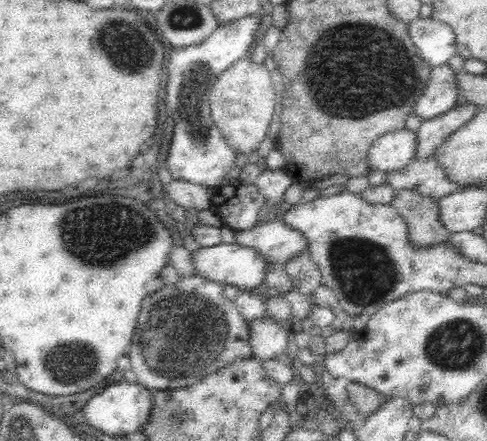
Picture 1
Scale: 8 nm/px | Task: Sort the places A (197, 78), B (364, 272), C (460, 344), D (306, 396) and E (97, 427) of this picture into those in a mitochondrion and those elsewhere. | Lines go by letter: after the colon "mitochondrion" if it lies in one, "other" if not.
A: mitochondrion
B: mitochondrion
C: mitochondrion
D: other
E: other

